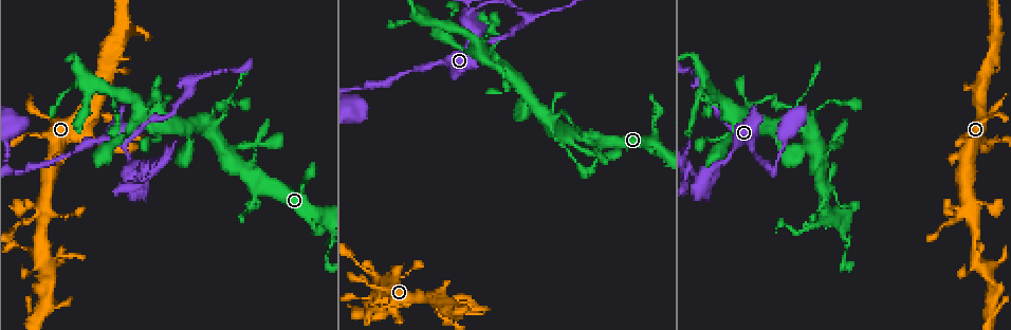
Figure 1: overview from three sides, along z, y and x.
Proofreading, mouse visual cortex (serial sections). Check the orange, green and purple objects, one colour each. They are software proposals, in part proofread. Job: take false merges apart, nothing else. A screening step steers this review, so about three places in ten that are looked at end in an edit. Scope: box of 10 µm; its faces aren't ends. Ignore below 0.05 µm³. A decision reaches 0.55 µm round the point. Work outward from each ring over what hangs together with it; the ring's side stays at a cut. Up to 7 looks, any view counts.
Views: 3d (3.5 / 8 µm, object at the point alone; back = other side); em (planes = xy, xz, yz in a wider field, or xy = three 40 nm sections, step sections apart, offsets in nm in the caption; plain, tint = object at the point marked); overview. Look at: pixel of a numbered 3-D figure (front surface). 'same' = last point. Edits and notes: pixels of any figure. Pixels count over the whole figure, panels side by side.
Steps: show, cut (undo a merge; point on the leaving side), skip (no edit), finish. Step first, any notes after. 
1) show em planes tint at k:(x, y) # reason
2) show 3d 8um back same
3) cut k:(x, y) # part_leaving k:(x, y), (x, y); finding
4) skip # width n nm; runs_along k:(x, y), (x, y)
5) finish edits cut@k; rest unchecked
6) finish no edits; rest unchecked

show 3d 3.5um at 1:(36, 248) # branch point

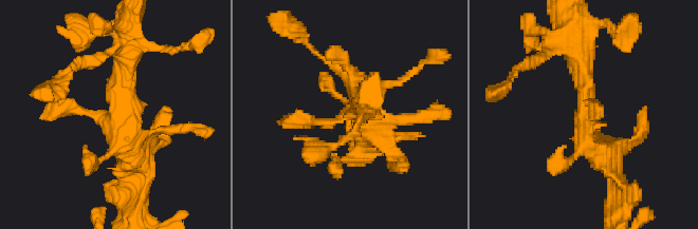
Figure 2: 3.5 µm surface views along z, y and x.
show em xy step 2 tint at 2:(584, 113)

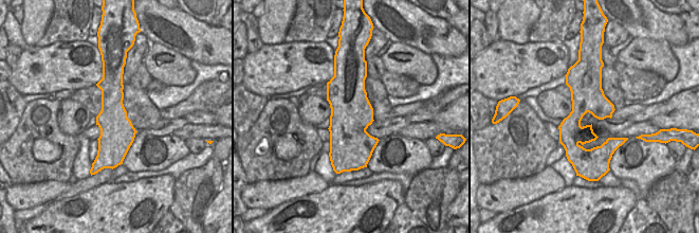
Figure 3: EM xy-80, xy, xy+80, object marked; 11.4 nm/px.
skip # runs_along 3:(111, 71), (114, 156), (117, 162); one cell here

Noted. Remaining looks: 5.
show 3d 3.5um back at 1:(988, 140) # closes a loop

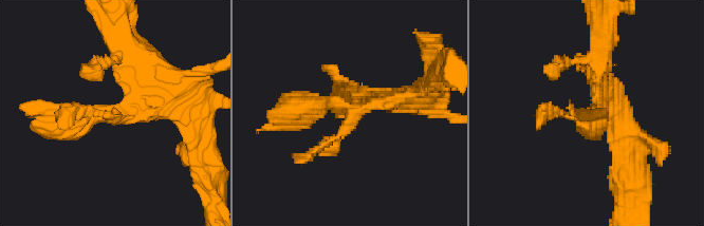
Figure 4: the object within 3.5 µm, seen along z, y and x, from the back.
show em planes tint at 4:(347, 106) # now the EM

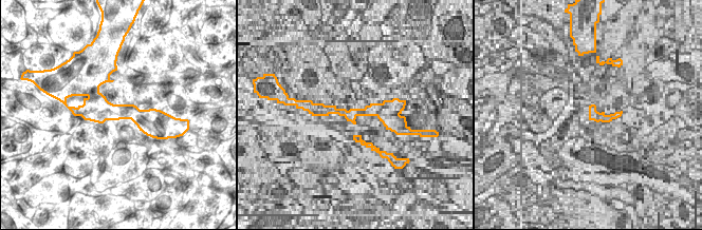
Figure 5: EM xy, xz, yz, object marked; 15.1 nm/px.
skip # runs_along 5:(85, 109), (152, 115); one cell here

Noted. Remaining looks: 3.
show 3d 8um at 1:(467, 22) # abrupt turn

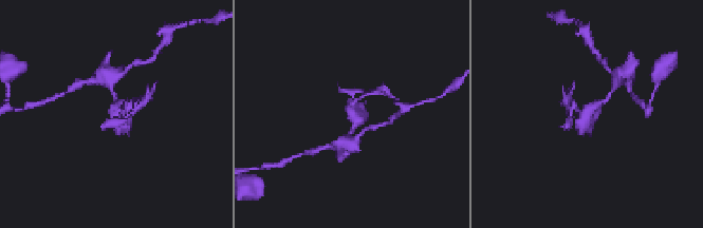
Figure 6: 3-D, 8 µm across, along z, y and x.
show em xy step 1 tint same # now the EM

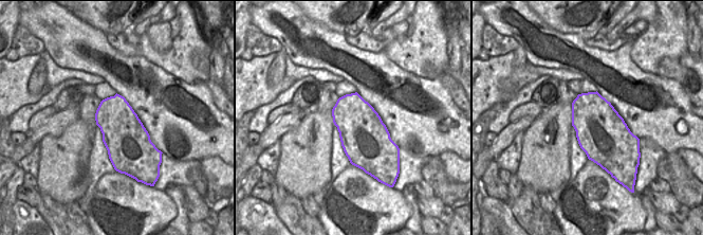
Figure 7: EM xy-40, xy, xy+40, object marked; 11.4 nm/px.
skip # runs_along 6:(351, 132), (351, 105), (371, 93); one cell here

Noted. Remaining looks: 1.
finish no edits; rest unchecked

